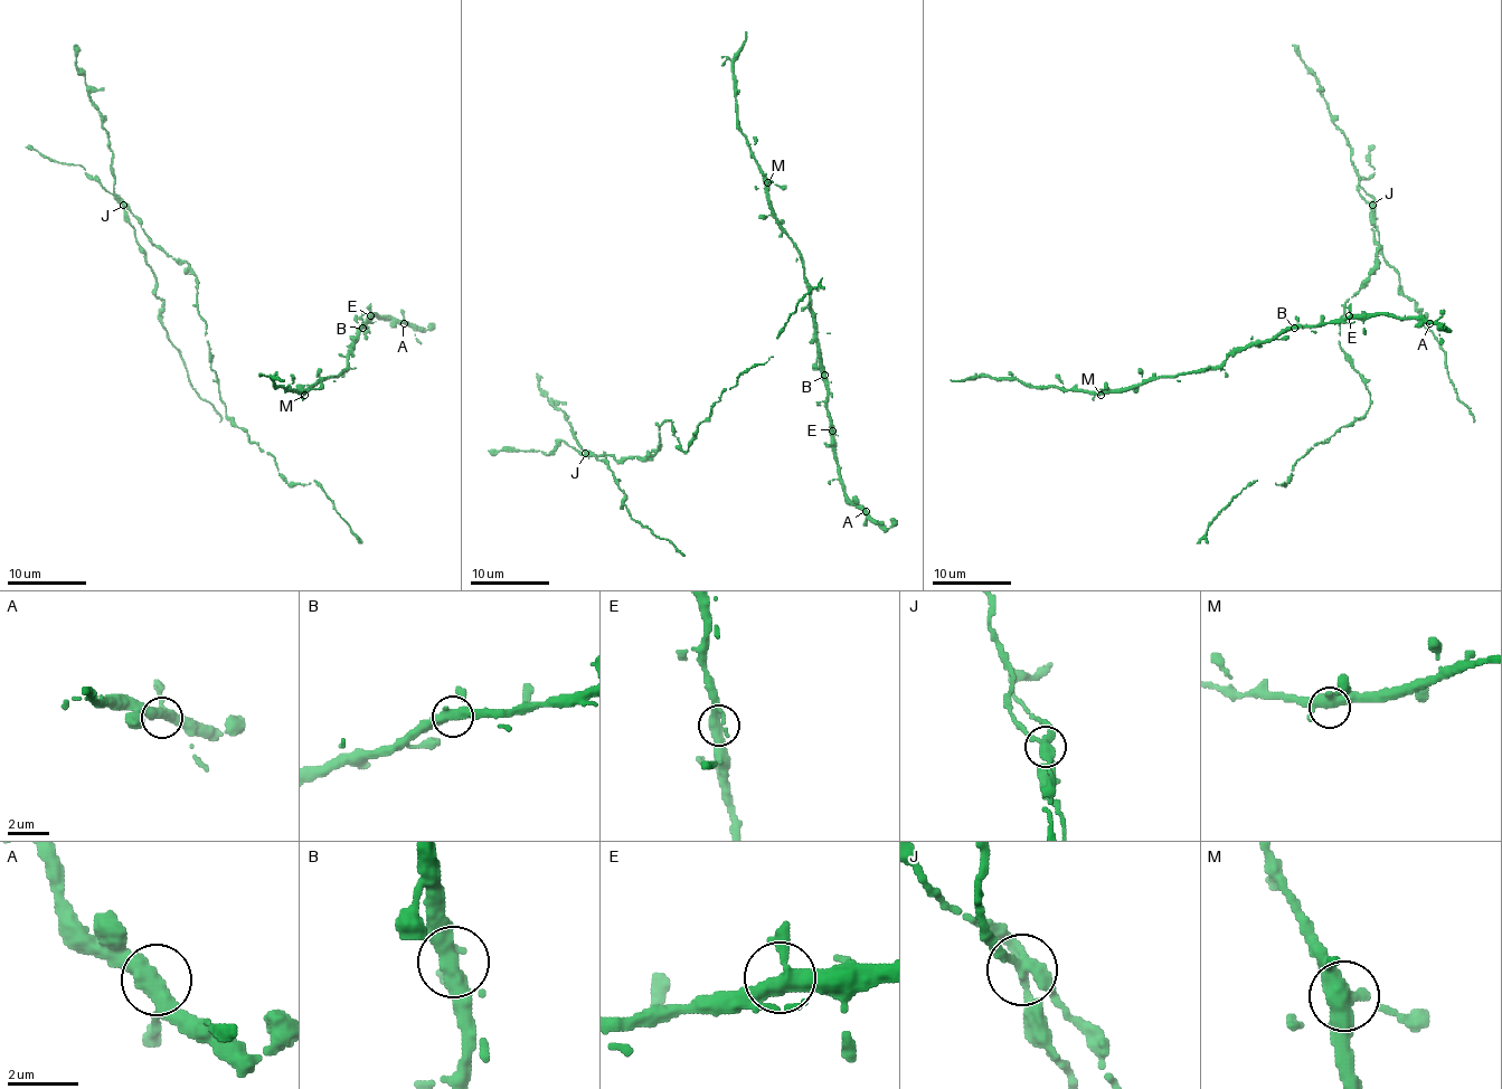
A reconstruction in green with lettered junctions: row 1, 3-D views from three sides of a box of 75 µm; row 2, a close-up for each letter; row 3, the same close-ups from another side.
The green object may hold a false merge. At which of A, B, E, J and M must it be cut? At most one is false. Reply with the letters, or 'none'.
J

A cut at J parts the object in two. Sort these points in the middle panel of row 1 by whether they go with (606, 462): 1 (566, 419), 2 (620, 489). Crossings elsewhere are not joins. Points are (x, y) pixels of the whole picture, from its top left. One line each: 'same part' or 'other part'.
1: same part
2: same part

